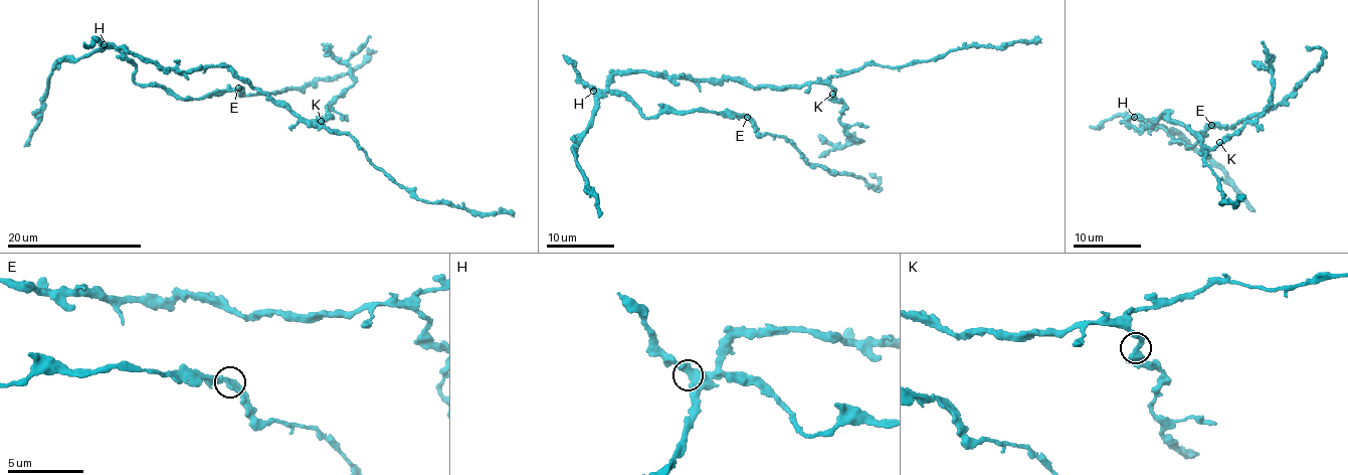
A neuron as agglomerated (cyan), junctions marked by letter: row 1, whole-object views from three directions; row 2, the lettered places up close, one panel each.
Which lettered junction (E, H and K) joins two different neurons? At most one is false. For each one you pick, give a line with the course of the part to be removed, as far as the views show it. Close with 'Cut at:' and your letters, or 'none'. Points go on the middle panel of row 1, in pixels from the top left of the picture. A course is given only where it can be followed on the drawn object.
Cut at: none

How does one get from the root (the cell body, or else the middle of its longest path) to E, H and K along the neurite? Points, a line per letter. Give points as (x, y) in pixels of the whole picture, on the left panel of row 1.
E: (155, 62), (143, 62), (118, 48), (134, 63), (137, 84), (168, 88), (182, 99), (199, 100), (238, 88)
H: (155, 62), (143, 62), (123, 48), (104, 44)
K: (155, 62), (196, 71), (202, 66), (229, 66), (275, 102), (285, 102), (301, 118), (318, 125), (321, 121)

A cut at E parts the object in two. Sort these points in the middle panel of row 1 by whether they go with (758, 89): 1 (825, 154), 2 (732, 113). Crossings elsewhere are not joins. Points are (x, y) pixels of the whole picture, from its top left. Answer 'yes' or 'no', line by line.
1: yes
2: yes

